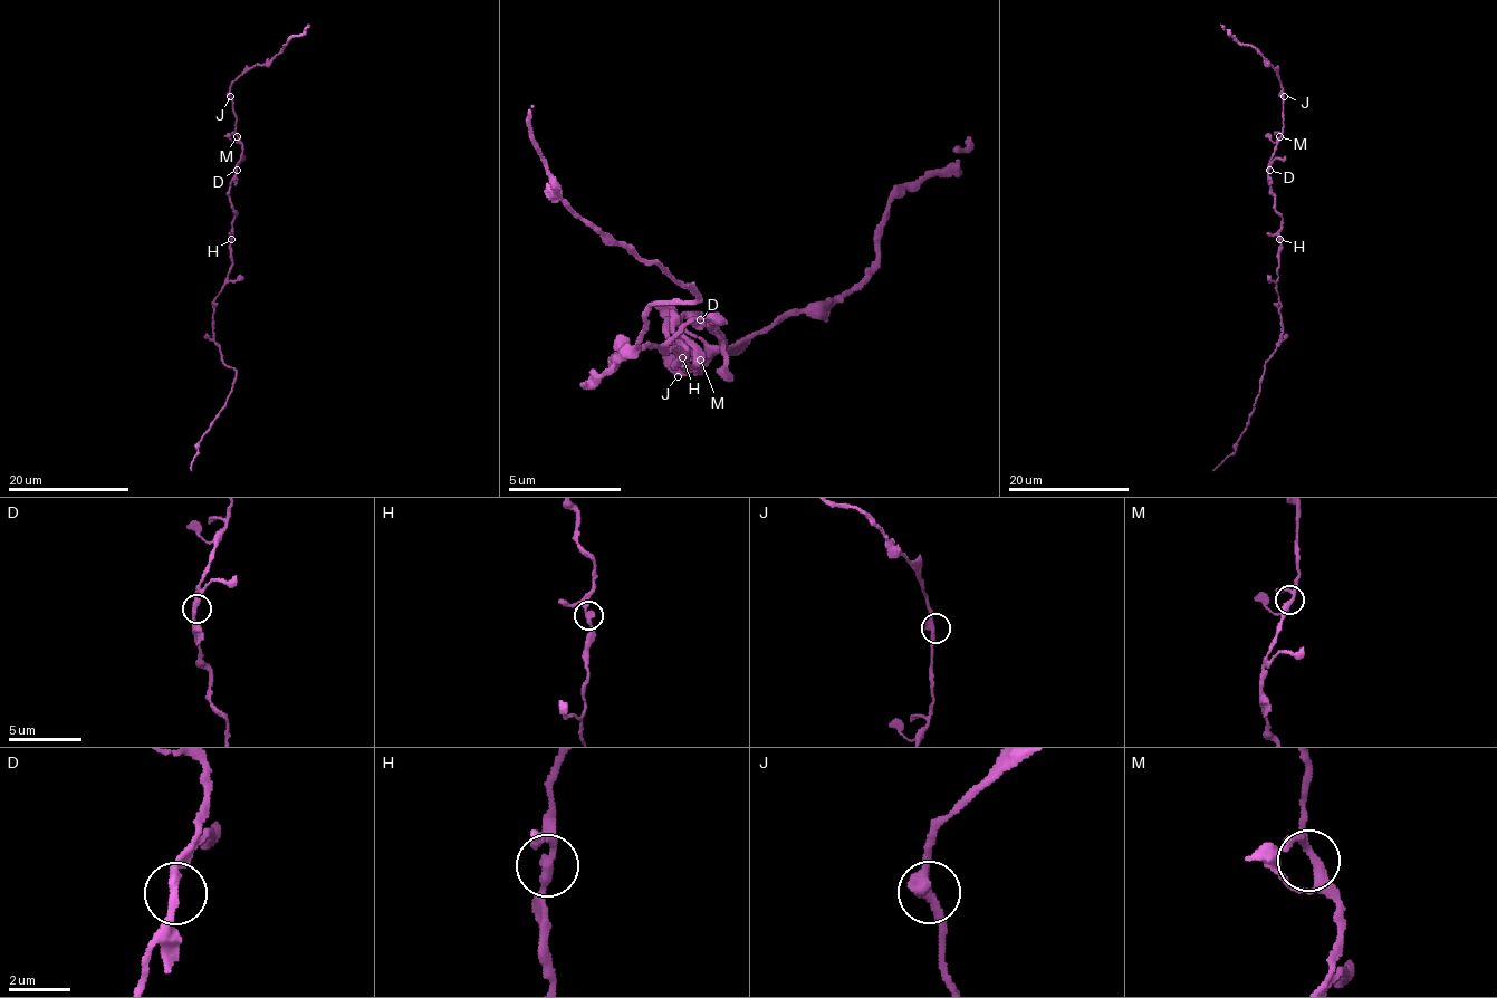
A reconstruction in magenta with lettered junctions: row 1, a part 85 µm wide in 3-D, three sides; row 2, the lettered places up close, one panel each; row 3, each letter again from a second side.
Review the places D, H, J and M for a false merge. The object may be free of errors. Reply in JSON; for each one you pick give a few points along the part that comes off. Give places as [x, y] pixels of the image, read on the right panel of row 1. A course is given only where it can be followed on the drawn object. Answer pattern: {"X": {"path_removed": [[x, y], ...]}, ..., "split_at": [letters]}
{"split_at": []}

